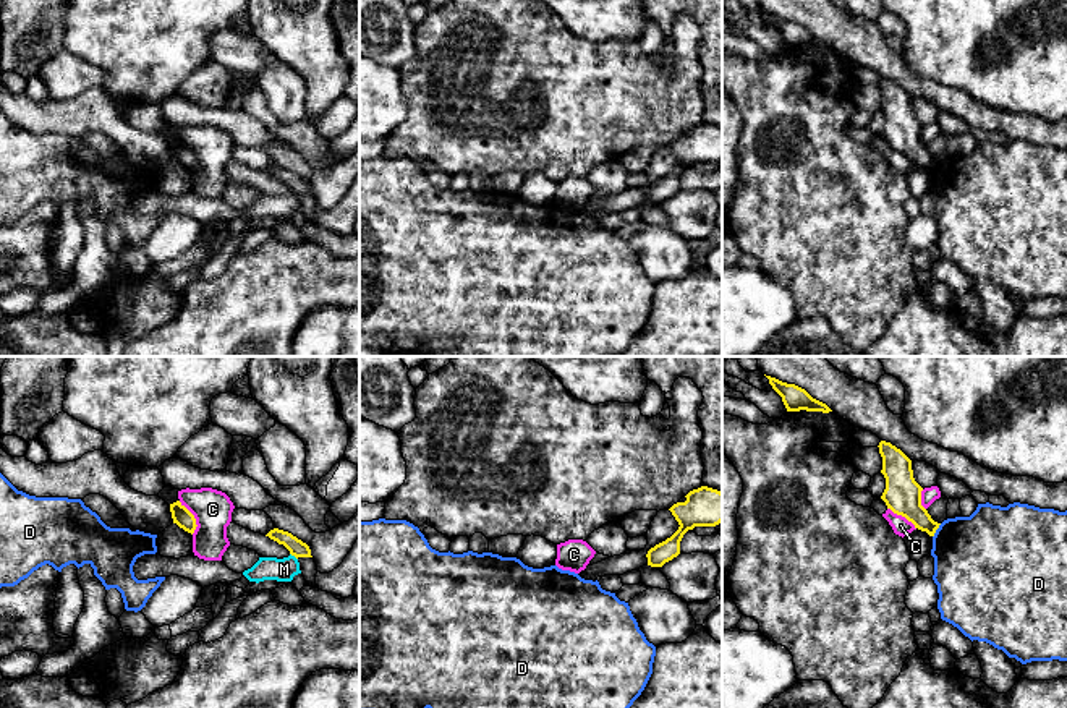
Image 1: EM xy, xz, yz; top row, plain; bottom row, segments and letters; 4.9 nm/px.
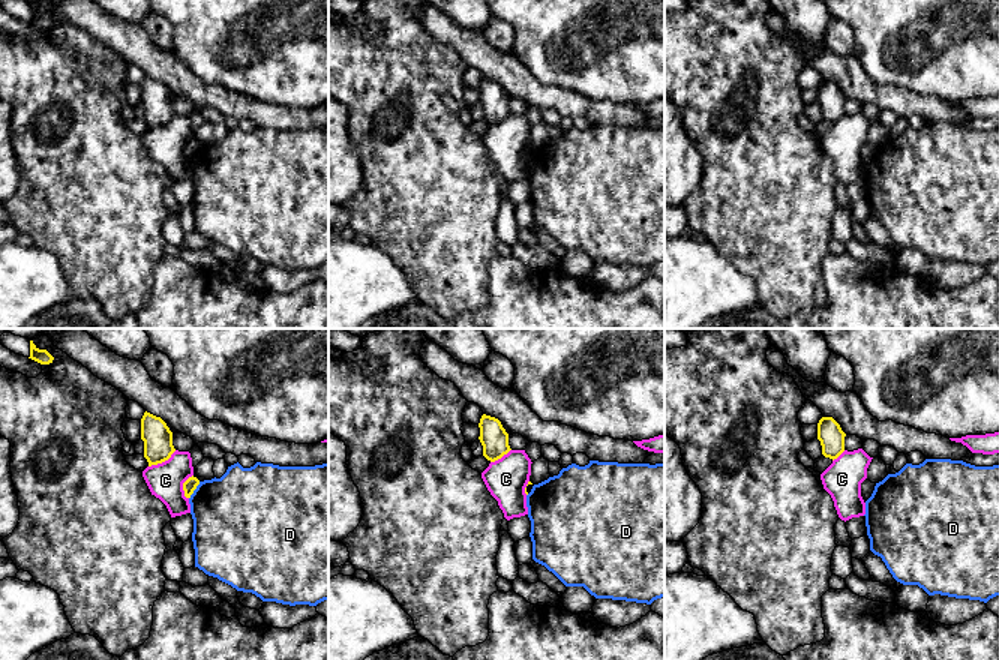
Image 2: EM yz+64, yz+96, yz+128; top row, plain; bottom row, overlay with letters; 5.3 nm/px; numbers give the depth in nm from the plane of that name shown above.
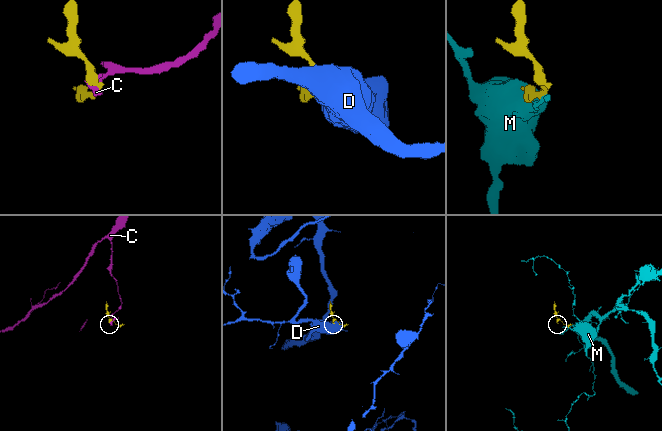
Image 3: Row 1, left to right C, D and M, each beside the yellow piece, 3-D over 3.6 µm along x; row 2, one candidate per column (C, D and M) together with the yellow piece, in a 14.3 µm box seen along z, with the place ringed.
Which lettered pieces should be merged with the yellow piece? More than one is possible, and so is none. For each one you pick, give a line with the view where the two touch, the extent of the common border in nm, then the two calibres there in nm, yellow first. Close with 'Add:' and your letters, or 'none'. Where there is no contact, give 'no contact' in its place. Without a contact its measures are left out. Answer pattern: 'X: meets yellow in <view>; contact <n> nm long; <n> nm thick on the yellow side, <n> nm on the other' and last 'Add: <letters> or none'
Add: none

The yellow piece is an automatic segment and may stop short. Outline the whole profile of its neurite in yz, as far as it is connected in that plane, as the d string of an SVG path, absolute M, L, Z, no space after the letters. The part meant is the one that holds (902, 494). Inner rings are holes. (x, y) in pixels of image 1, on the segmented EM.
M879 442L882 457L881 473L886 478L886 489L881 499L894 514L905 517L915 528L934 536L941 523L934 522L921 505L923 488L915 481L912 460L891 442Z

